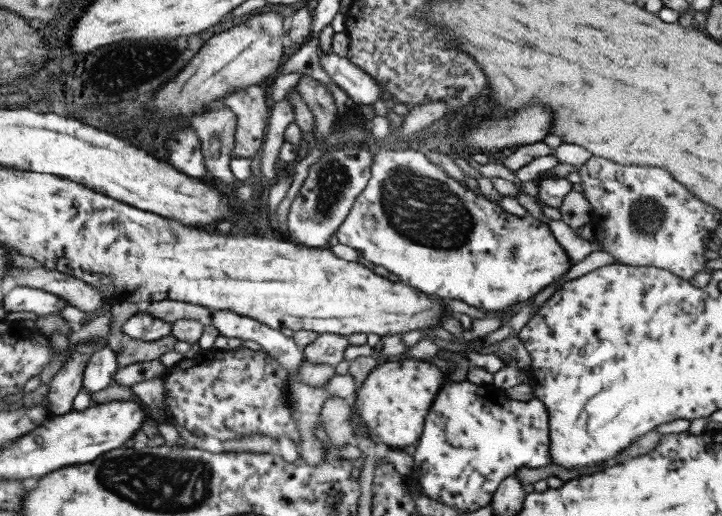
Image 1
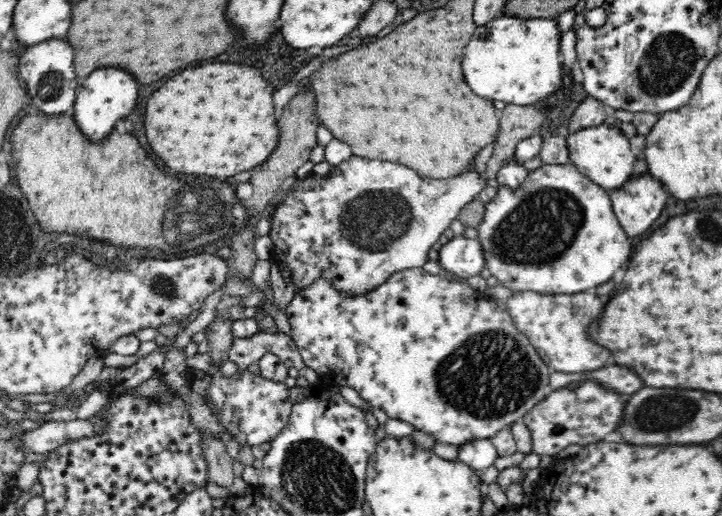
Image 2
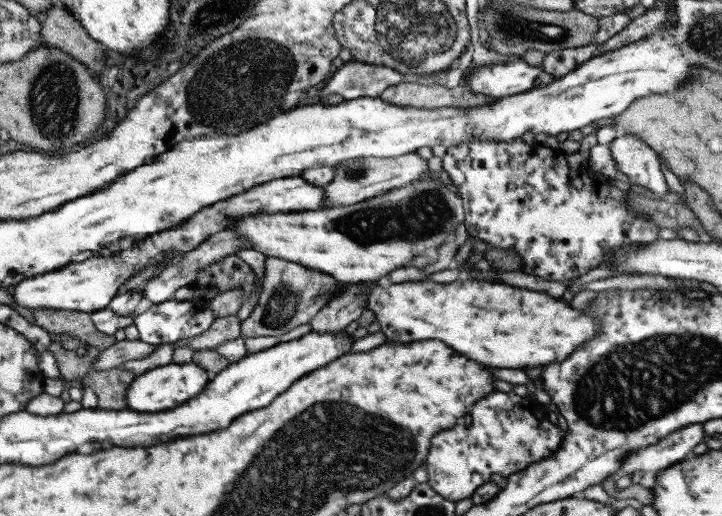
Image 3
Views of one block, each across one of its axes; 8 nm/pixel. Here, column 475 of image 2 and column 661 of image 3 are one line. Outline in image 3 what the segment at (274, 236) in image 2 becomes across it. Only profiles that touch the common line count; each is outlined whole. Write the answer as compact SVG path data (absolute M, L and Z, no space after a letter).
M634 134L616 137L609 146L616 168L637 186L656 194L657 198L669 195L669 189L660 169L660 159L654 149Z

